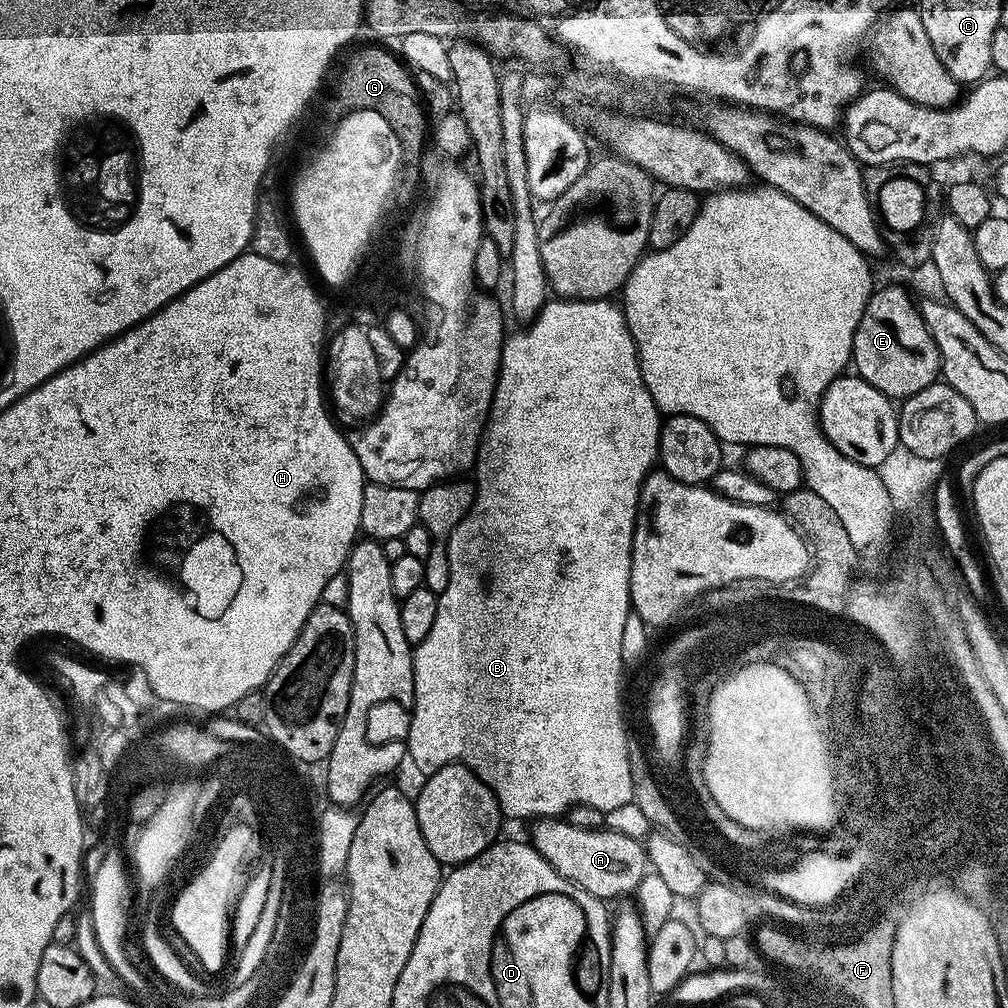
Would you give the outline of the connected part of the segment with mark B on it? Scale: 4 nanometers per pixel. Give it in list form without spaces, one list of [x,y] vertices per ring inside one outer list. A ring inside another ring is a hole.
[[[552,298],[547,301],[544,308],[537,314],[536,319],[531,321],[521,332],[516,332],[504,341],[502,358],[500,359],[500,373],[496,379],[496,389],[492,399],[492,411],[488,414],[488,423],[484,435],[480,441],[476,453],[474,465],[474,483],[476,485],[476,500],[472,508],[462,518],[459,526],[446,538],[448,544],[448,585],[438,596],[438,614],[434,614],[434,626],[422,642],[415,645],[412,654],[412,673],[414,674],[414,698],[412,699],[412,721],[408,731],[408,756],[424,774],[437,772],[447,764],[463,764],[476,773],[476,777],[484,783],[496,795],[496,801],[501,813],[512,820],[535,821],[537,818],[560,818],[563,817],[573,806],[594,806],[603,812],[614,810],[614,806],[626,806],[633,803],[634,781],[630,772],[630,754],[627,746],[630,741],[628,728],[624,725],[624,704],[620,701],[620,679],[626,674],[626,667],[622,660],[622,632],[625,629],[626,618],[632,611],[632,595],[630,594],[630,570],[632,569],[632,539],[636,534],[636,521],[640,515],[640,492],[644,488],[644,482],[652,475],[660,458],[660,425],[662,413],[657,408],[654,398],[650,398],[650,390],[646,390],[646,382],[642,378],[640,360],[636,356],[636,343],[628,329],[628,323],[624,321],[624,313],[619,303],[611,299],[602,300],[565,300]]]

